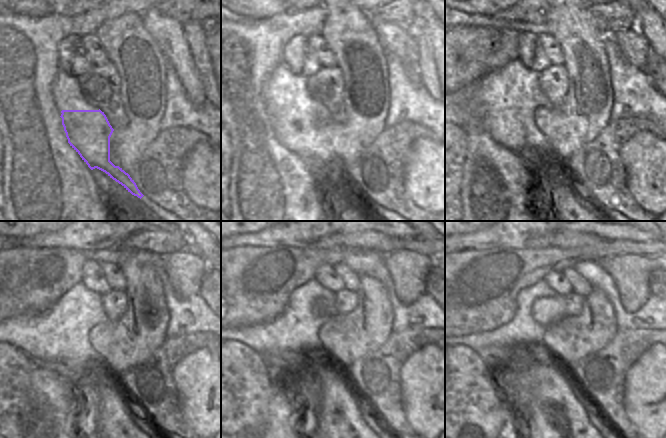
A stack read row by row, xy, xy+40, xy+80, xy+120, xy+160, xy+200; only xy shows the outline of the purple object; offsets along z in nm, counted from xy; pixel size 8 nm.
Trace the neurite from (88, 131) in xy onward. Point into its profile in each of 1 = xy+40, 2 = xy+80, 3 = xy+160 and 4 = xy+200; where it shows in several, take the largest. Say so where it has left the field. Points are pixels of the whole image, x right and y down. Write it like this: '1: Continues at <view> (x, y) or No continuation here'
1: Continues at xy+40 (303, 133)
2: Continues at xy+80 (522, 135)
3: Continues at xy+160 (295, 342)
4: Continues at xy+200 (512, 340)

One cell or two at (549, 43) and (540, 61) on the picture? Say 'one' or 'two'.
two

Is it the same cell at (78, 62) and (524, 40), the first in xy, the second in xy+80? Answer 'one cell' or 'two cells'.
one cell

